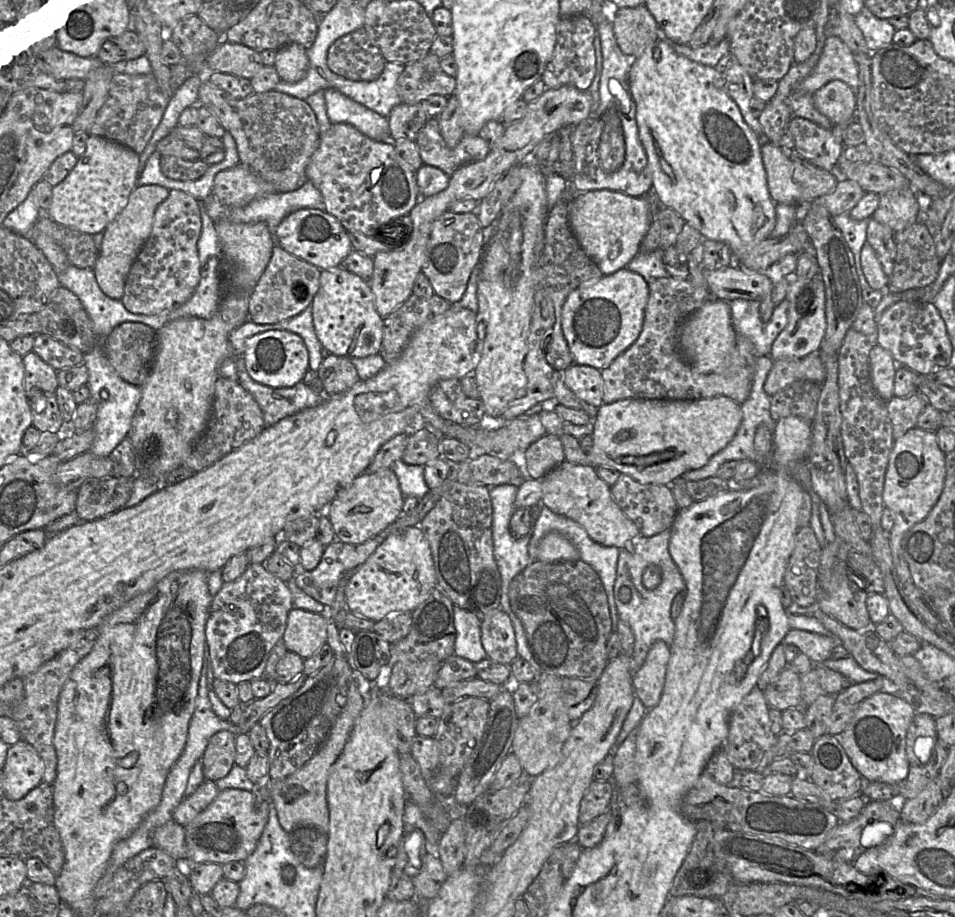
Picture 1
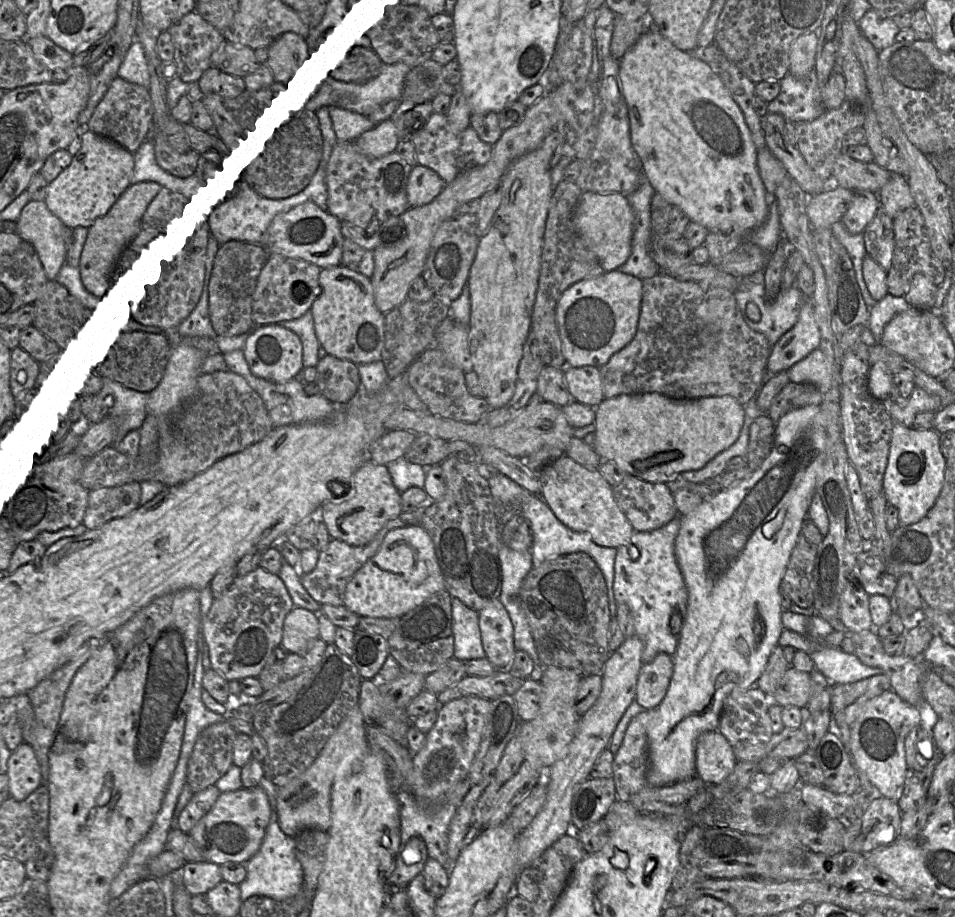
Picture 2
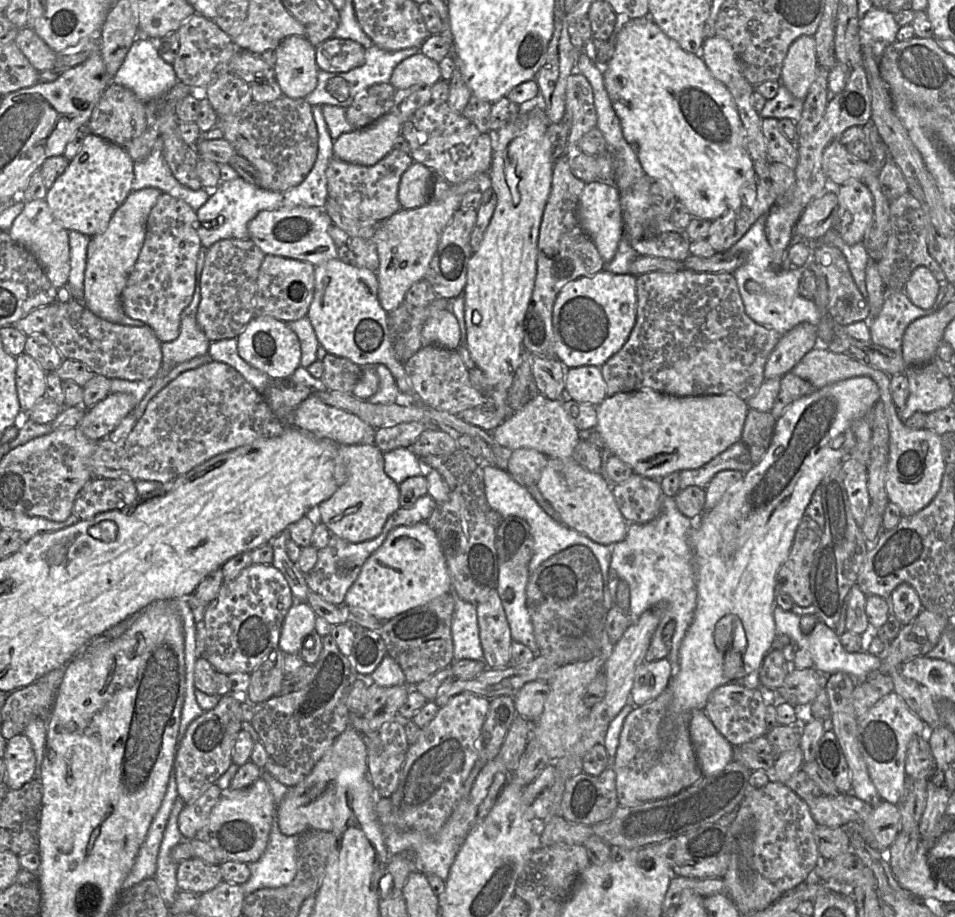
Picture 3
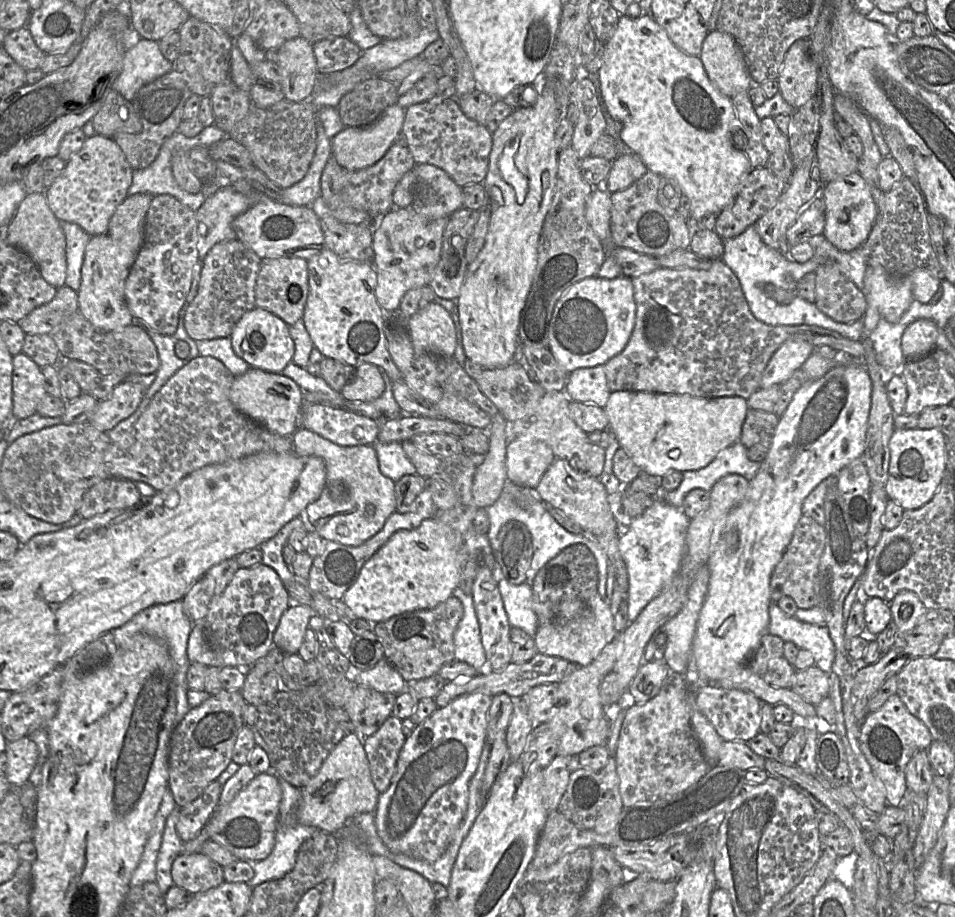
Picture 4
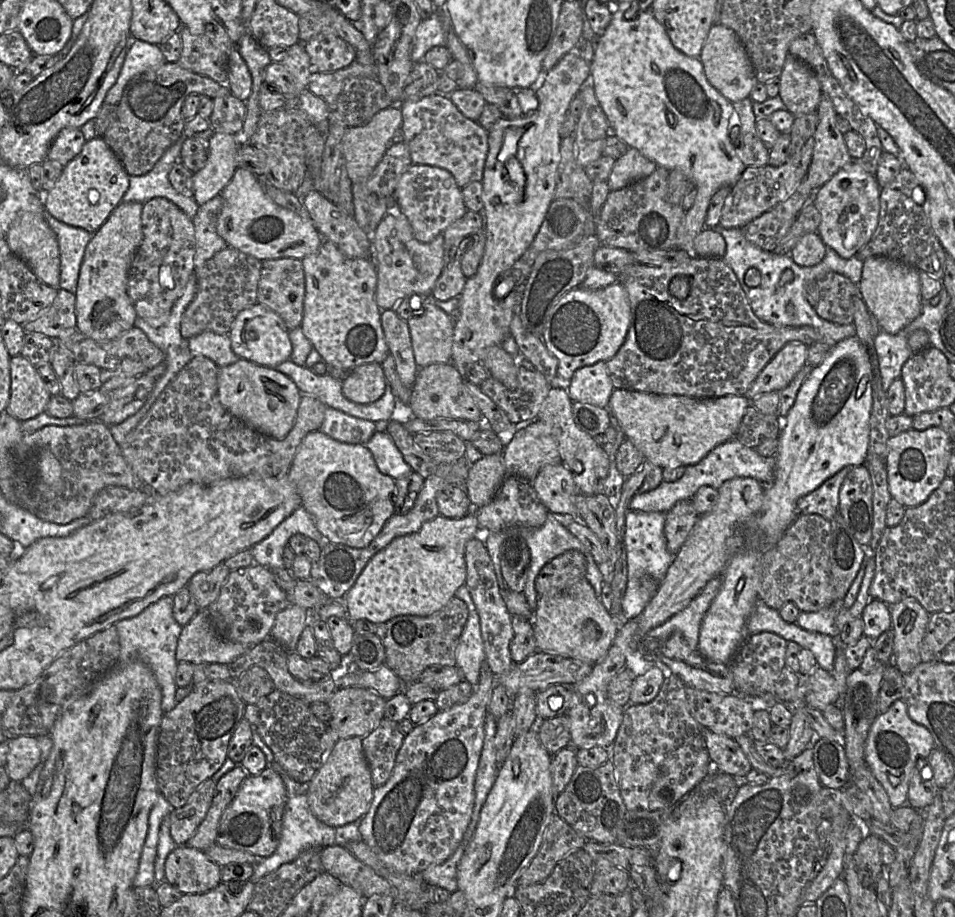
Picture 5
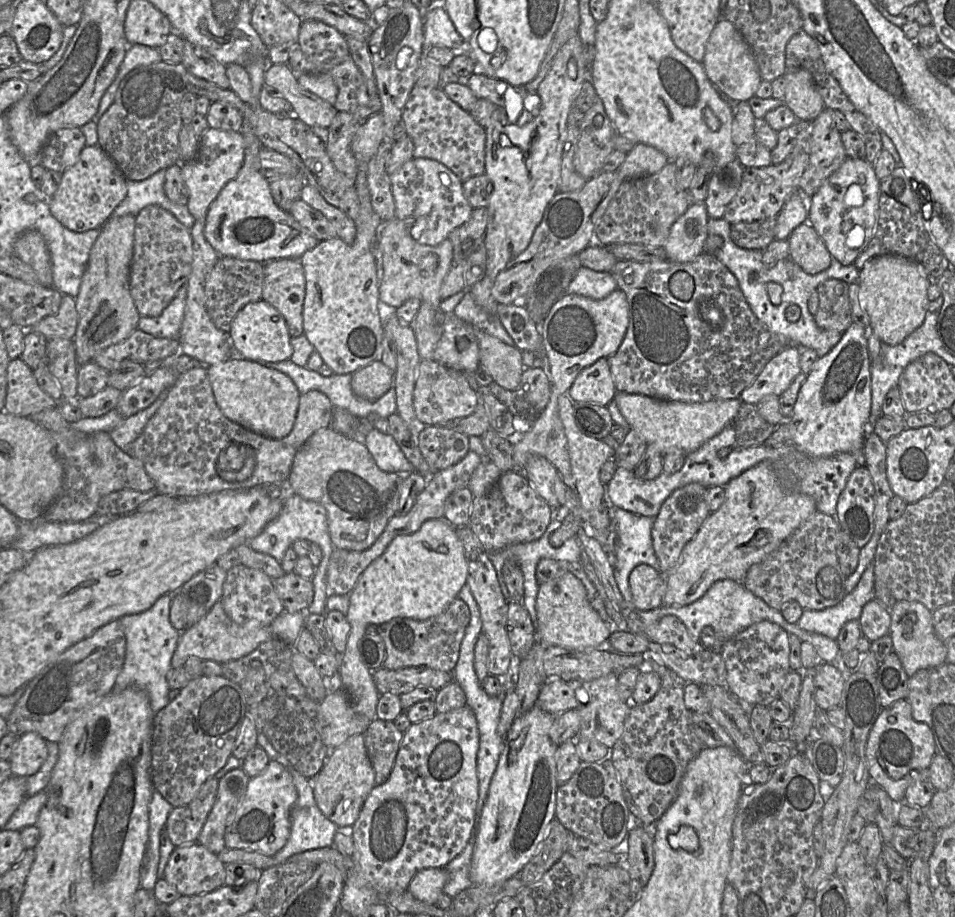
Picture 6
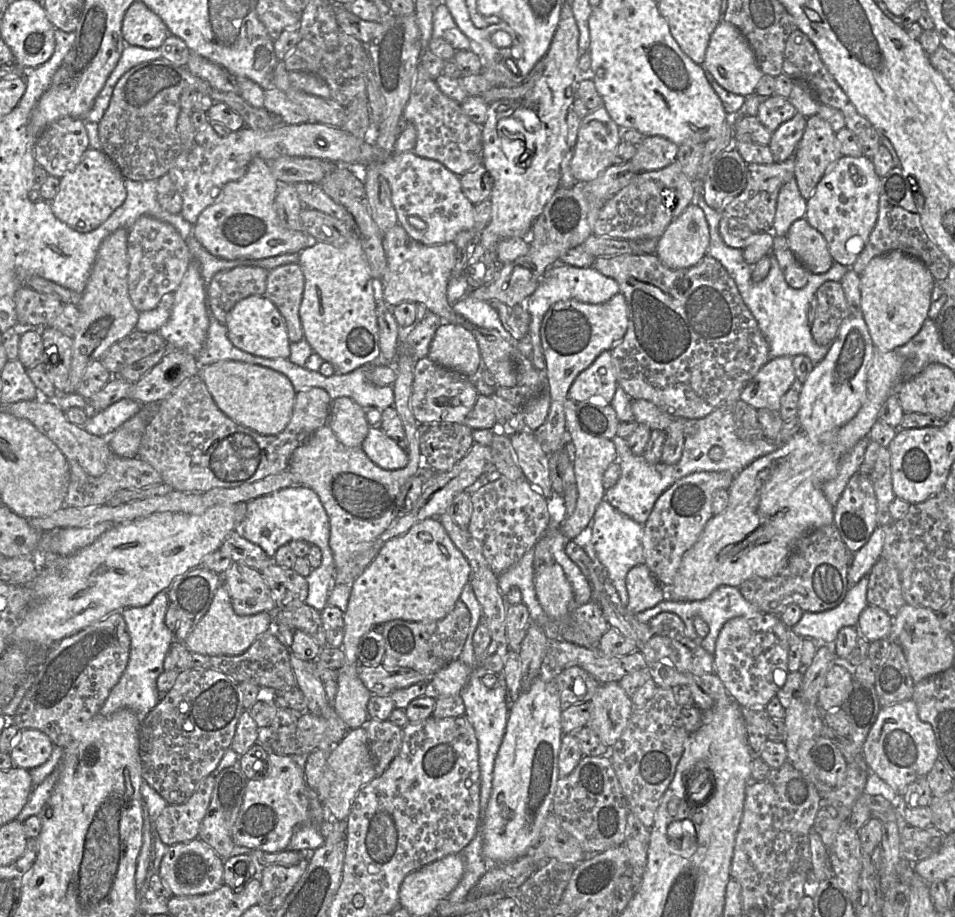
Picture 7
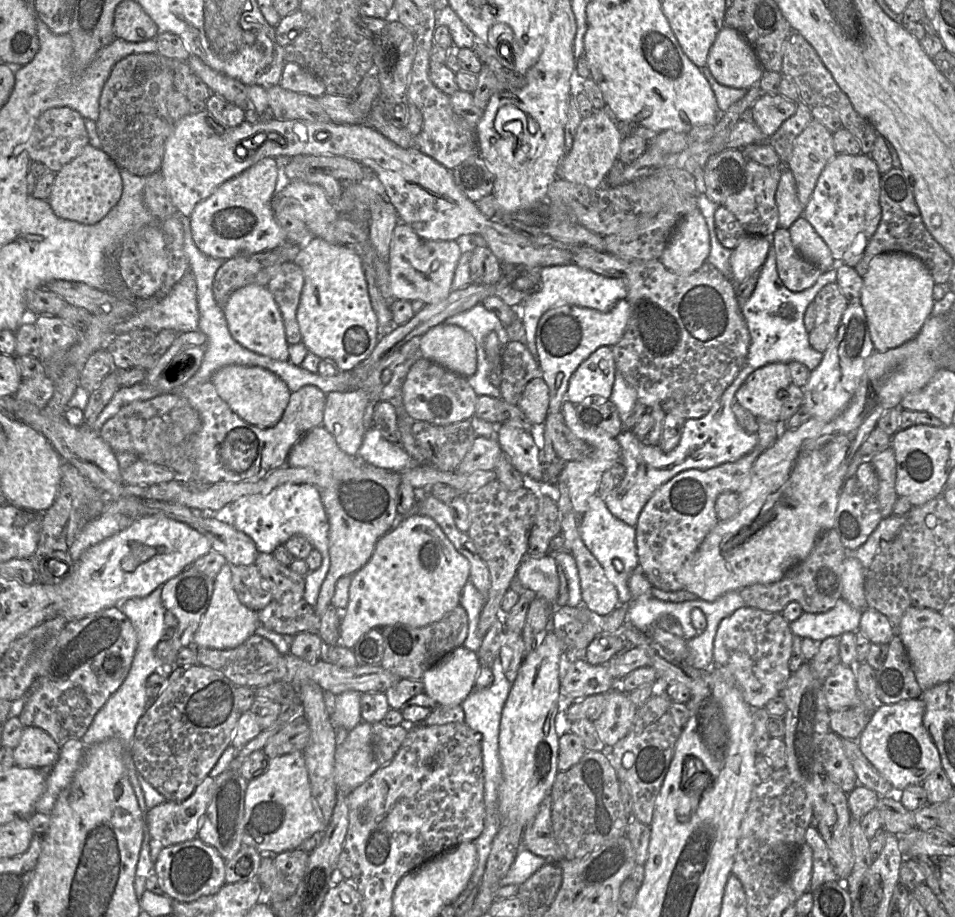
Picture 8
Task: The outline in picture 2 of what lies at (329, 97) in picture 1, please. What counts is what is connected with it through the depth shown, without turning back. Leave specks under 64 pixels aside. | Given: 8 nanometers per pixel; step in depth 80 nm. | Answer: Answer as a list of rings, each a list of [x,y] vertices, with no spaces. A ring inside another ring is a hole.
[[[325,103],[335,136],[341,141],[353,141],[373,124],[363,113]]]

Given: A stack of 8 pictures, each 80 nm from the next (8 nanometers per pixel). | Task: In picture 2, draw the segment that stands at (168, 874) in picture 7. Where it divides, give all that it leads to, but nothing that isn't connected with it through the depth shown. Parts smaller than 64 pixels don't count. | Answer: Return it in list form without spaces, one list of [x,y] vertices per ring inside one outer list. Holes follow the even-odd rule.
[[[210,861],[186,862],[179,872],[179,883],[191,895],[206,894],[221,881],[220,865]]]

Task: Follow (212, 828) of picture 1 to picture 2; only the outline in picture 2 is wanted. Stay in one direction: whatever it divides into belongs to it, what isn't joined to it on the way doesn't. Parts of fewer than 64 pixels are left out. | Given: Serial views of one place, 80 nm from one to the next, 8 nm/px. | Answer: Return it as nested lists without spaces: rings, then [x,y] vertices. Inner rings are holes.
[[[260,786],[240,788],[230,792],[221,792],[213,807],[207,812],[188,833],[200,849],[206,861],[223,865],[227,862],[246,863],[260,849],[266,835],[266,828],[271,817],[271,806],[265,790]]]

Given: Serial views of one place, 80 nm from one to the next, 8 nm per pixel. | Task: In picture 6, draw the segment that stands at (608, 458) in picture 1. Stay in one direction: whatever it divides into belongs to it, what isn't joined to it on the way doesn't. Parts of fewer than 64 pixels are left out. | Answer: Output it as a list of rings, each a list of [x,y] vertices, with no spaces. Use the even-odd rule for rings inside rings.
[[[622,391],[616,392],[614,401],[627,420],[629,428],[638,432],[647,444],[657,445],[662,453],[670,448],[678,448],[685,454],[697,450],[707,440],[732,424],[742,403],[739,398],[688,403]]]

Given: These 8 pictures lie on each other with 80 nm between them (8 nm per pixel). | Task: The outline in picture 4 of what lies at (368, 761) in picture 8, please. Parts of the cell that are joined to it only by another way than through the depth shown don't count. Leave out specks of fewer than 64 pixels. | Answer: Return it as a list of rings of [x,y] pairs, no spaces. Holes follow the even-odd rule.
[[[347,732],[316,775],[300,789],[302,796],[295,811],[296,820],[325,833],[339,833],[356,815],[374,813],[380,793],[371,778],[363,739],[353,732]]]

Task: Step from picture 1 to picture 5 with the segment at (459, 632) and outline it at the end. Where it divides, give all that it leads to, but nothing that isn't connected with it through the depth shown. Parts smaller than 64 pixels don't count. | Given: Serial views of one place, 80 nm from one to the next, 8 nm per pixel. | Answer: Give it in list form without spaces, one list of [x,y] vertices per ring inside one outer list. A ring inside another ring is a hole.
[[[466,584],[456,591],[455,597],[465,602],[469,612],[456,649],[456,666],[461,670],[463,680],[475,688],[486,662],[480,618]]]

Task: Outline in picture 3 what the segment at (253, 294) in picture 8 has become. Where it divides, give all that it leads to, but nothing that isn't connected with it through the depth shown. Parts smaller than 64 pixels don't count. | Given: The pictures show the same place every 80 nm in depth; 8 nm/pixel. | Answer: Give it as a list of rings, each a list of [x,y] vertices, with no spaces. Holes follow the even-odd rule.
[[[271,316],[253,317],[236,339],[238,355],[271,379],[288,378],[301,366],[301,349],[297,335],[286,323]]]

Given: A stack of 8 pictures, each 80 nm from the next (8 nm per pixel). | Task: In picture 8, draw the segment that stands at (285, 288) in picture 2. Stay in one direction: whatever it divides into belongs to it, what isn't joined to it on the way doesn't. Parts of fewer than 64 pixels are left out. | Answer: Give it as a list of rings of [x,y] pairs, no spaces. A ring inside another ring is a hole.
[[[289,261],[281,264],[266,286],[280,310],[289,345],[301,342],[296,311],[303,284],[301,268],[295,262]]]

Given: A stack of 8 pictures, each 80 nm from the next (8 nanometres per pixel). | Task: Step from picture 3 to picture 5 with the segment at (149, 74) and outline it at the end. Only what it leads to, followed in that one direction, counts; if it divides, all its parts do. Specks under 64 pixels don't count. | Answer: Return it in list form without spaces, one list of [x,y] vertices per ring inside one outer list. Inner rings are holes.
[[[136,40],[128,49],[119,76],[108,90],[104,103],[117,105],[126,84],[135,75],[166,62],[160,47],[145,41]]]

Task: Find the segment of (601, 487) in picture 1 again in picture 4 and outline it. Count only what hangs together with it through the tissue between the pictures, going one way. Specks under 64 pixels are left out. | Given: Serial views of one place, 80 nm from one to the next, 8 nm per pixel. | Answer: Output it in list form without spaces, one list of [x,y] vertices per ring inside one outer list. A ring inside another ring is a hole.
[[[555,459],[544,472],[534,492],[544,503],[560,509],[593,537],[603,533],[615,533],[620,526],[616,520],[615,505],[604,484],[598,477],[574,469],[568,461]]]

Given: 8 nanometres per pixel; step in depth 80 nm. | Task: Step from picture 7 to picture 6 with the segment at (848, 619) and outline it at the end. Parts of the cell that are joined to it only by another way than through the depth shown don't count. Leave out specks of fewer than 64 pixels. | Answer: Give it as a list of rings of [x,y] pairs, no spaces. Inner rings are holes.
[[[874,562],[862,574],[855,588],[835,606],[823,610],[804,610],[798,626],[812,633],[836,640],[842,626],[850,620],[859,620],[866,603],[874,598]]]

